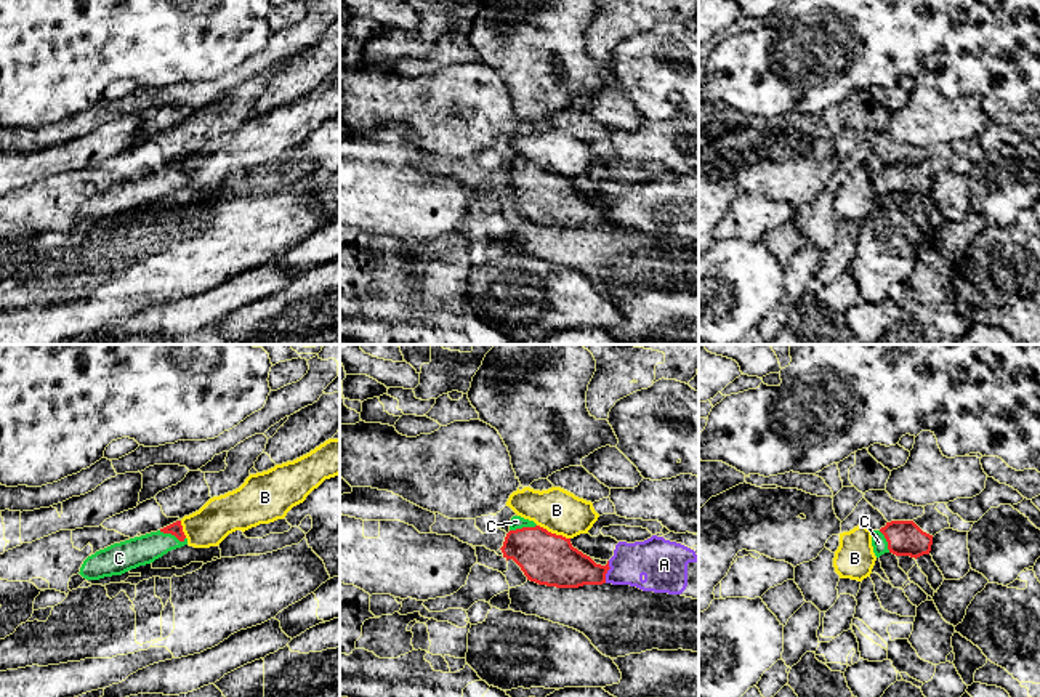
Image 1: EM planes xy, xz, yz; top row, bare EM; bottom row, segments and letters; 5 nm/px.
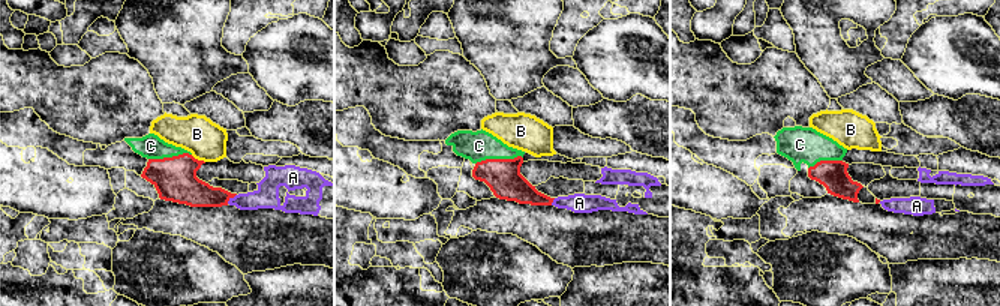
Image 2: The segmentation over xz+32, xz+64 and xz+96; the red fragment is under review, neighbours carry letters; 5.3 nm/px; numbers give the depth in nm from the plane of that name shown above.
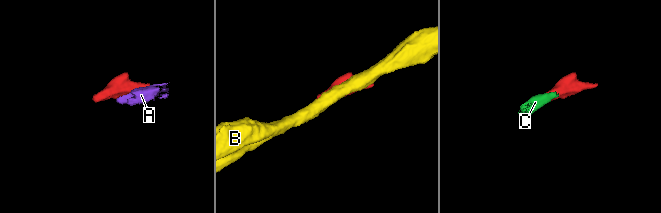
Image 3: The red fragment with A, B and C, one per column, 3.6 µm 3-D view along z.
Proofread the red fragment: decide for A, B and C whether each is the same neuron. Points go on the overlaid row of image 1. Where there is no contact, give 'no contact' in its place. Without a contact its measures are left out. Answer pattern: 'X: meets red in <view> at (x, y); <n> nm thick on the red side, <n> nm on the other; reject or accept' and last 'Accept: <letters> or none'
A: meets red in xz at (606, 572); 220 nm thick on the red side, 200 nm on the other; reject
B: meets red in xz at (553, 534); 260 nm thick on the red side, 220 nm on the other; reject
C: meets red in xy at (172, 534); 70 nm thick on the red side, 150 nm on the other; accept
Accept: C

